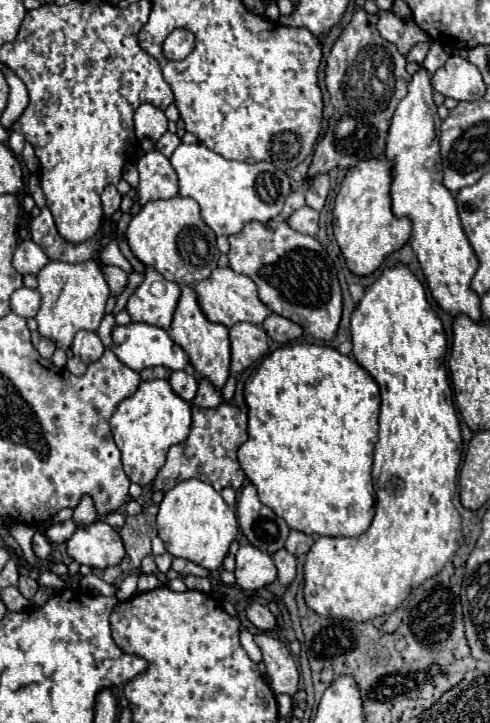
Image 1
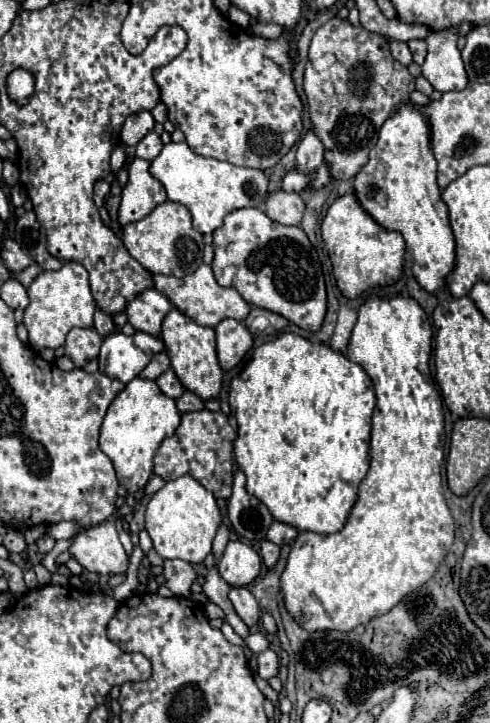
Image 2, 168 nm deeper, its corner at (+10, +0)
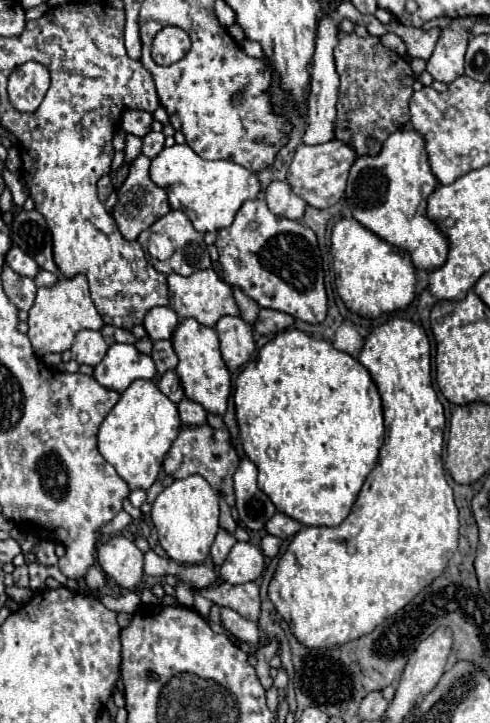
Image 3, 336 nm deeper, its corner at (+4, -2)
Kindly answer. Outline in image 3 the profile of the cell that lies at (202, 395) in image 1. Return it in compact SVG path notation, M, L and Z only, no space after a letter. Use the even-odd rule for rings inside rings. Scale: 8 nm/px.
M183 399L177 405L177 409L179 409L179 419L181 419L183 427L197 427L197 425L203 425L207 419L207 411L195 401Z

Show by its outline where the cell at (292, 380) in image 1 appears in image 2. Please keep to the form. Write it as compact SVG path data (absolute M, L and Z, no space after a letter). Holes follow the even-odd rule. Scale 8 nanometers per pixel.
M283 333L275 341L269 341L255 349L251 363L243 369L241 375L237 375L231 381L229 401L235 403L235 419L237 419L237 433L239 433L233 445L233 455L239 469L247 475L247 493L257 497L263 505L267 505L267 509L277 521L287 523L299 531L313 531L313 533L327 533L327 535L341 531L357 501L359 483L363 481L369 469L369 433L371 433L371 413L375 409L375 391L373 391L373 383L369 375L357 363L349 361L341 353L335 353L323 343L311 343L295 333Z

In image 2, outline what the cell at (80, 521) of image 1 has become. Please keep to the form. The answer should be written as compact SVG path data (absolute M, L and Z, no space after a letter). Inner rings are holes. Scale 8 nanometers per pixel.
M59 521L59 523L51 525L51 527L47 529L47 533L49 533L53 539L59 541L59 539L71 539L79 529L81 529L81 527L79 527L77 521Z

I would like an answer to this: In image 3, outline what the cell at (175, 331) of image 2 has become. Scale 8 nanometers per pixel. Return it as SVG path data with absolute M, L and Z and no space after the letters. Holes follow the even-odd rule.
M183 319L177 325L171 341L173 341L173 349L179 357L179 365L175 371L181 379L185 397L199 403L209 413L225 415L227 399L231 395L231 377L229 377L229 371L221 359L217 331L213 327L205 327L205 325L197 323L195 319Z

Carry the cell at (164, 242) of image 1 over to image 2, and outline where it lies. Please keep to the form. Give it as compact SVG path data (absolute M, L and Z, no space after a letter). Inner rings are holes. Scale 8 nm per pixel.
M165 201L157 205L147 217L123 227L123 245L129 255L137 259L149 273L185 277L203 263L203 237L193 229L191 213L183 203Z

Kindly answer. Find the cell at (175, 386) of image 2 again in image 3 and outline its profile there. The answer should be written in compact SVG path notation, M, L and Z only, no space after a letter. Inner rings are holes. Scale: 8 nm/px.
M167 371L159 377L157 381L157 387L173 401L173 403L179 403L183 399L183 387L179 383L179 377L175 371Z

